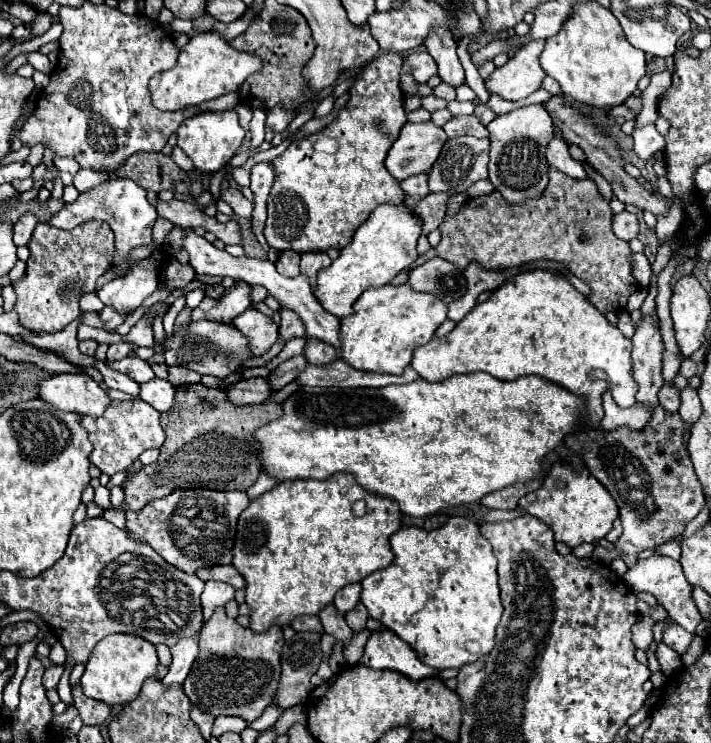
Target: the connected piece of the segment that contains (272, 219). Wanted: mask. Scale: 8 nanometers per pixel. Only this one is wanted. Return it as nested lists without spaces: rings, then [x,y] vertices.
[[[381,53],[377,59],[367,63],[349,87],[349,101],[337,117],[319,133],[293,139],[291,145],[271,161],[275,181],[267,199],[267,223],[263,231],[269,247],[277,251],[293,249],[297,253],[327,251],[329,247],[343,249],[351,243],[357,227],[365,223],[379,205],[403,205],[405,193],[399,187],[399,181],[393,179],[385,167],[387,151],[399,137],[401,127],[407,123],[407,113],[403,109],[405,95],[399,87],[401,63],[399,53]]]

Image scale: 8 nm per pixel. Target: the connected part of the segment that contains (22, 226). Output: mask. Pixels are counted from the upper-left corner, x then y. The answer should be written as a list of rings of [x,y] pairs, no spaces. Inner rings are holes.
[[[27,211],[25,215],[21,215],[21,217],[17,219],[17,223],[15,223],[15,235],[13,235],[15,245],[27,245],[37,223],[39,223],[39,219],[37,219],[35,213]]]

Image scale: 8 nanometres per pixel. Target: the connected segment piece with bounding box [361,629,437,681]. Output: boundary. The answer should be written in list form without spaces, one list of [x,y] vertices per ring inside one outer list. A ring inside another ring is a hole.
[[[389,629],[371,631],[361,663],[373,669],[395,669],[415,681],[437,675],[437,669],[419,663],[415,651],[411,651],[411,647],[407,647],[407,643],[395,637]]]

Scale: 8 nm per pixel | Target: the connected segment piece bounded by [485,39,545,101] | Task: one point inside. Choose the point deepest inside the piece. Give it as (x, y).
(521, 75)

